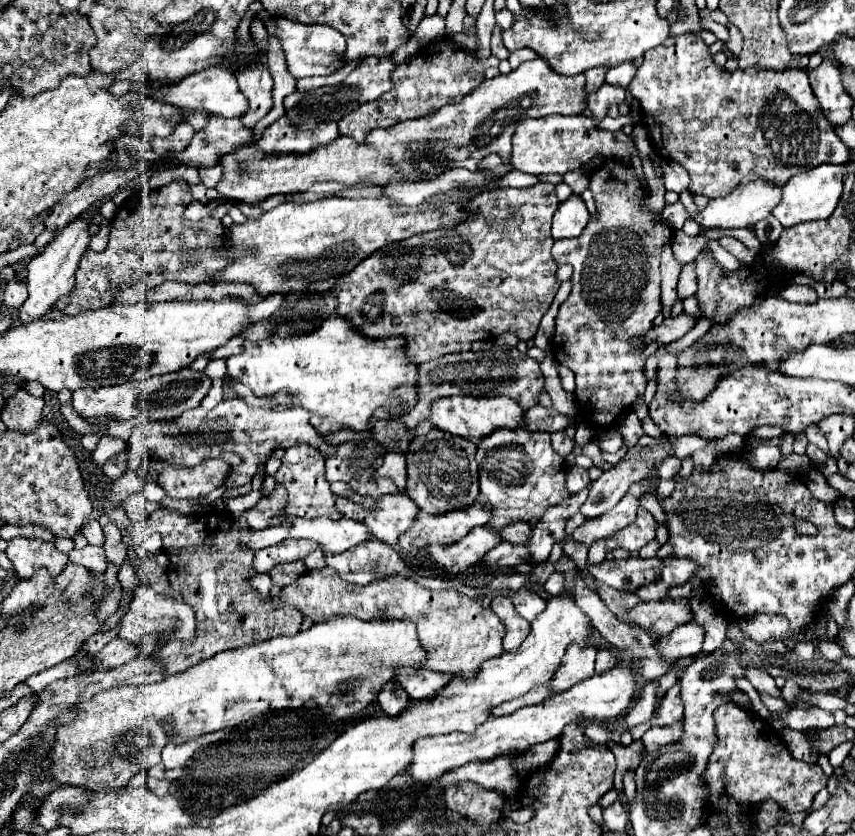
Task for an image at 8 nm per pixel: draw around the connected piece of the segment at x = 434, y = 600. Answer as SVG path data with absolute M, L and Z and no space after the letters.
M324 567L324 569L310 571L310 573L302 575L296 583L284 587L280 597L272 599L272 603L274 603L274 607L292 605L304 617L310 617L314 623L328 621L334 615L352 615L352 617L358 617L358 619L364 619L364 621L396 621L396 619L410 621L410 623L416 625L420 645L426 651L426 661L422 661L418 667L438 671L438 673L446 673L446 675L452 675L452 677L470 679L478 673L478 669L484 661L492 659L494 655L504 653L504 649L502 649L504 627L502 627L500 619L492 613L490 607L482 609L478 599L468 599L466 595L460 595L454 589L448 589L448 591L424 589L424 587L416 585L412 579L406 579L406 577L390 577L390 579L382 579L378 583L370 583L366 587L354 587L350 583L342 583L342 579L338 579L338 573L332 567Z

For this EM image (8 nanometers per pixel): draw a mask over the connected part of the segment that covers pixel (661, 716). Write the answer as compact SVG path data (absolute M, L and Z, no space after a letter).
M676 683L664 695L664 699L662 699L656 715L650 719L650 723L656 727L666 727L666 725L674 725L680 719L682 719L682 699L680 699L680 687Z

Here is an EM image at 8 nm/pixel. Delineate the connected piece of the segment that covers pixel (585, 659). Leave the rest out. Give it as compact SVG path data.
M568 647L562 667L554 673L554 677L548 681L548 687L552 689L552 695L558 695L572 685L588 679L594 675L594 647Z

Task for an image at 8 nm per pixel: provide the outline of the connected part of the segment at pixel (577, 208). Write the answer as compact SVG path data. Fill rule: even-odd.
M570 195L564 203L560 203L558 211L554 213L552 237L554 239L578 237L584 231L588 219L590 219L590 215L588 215L588 209L586 209L582 197Z

